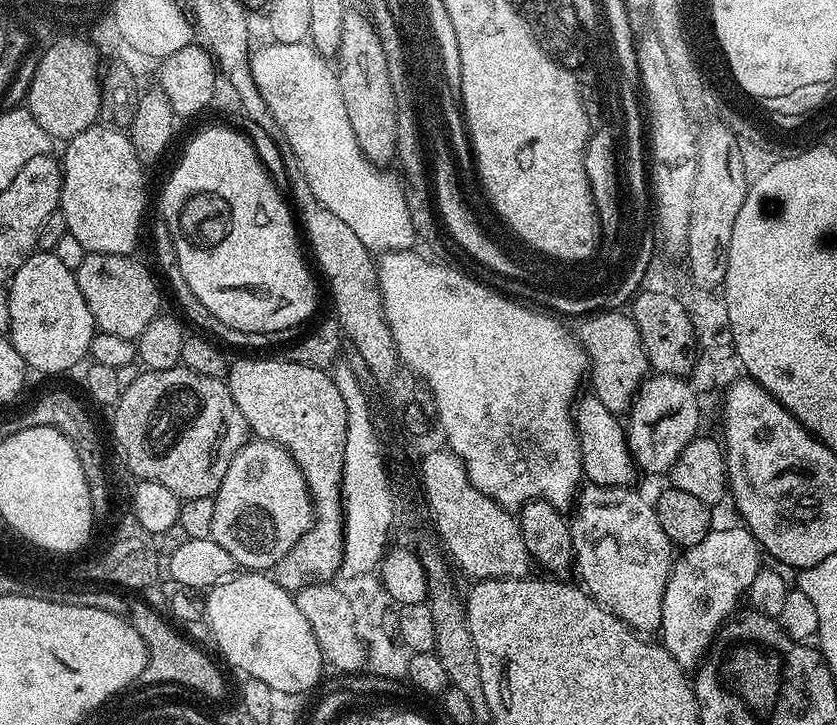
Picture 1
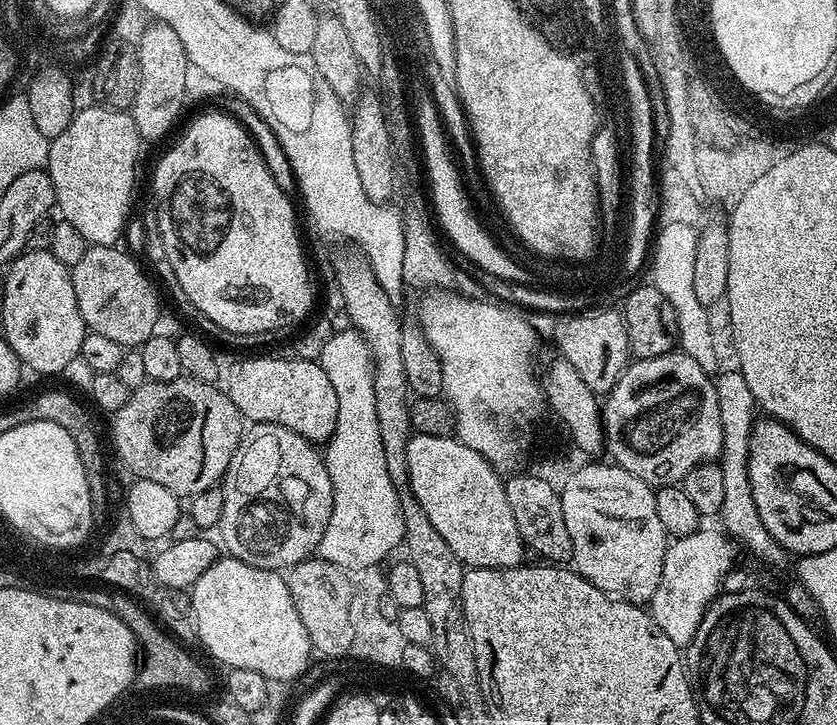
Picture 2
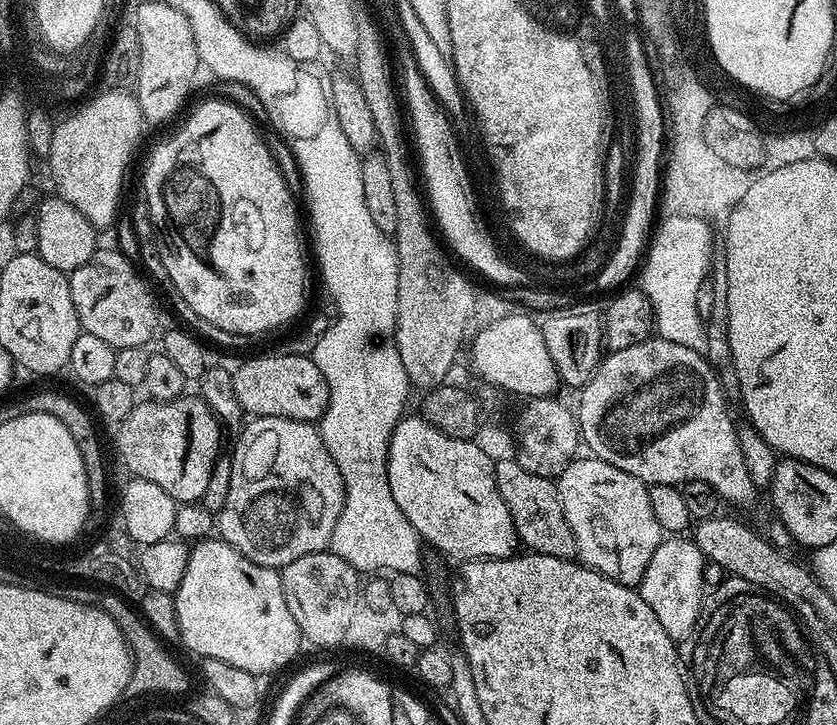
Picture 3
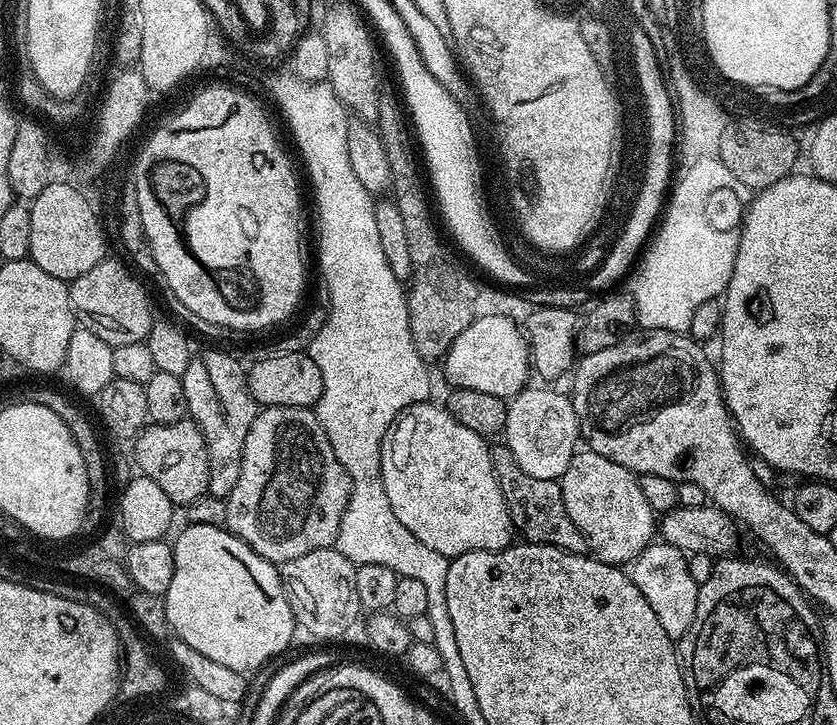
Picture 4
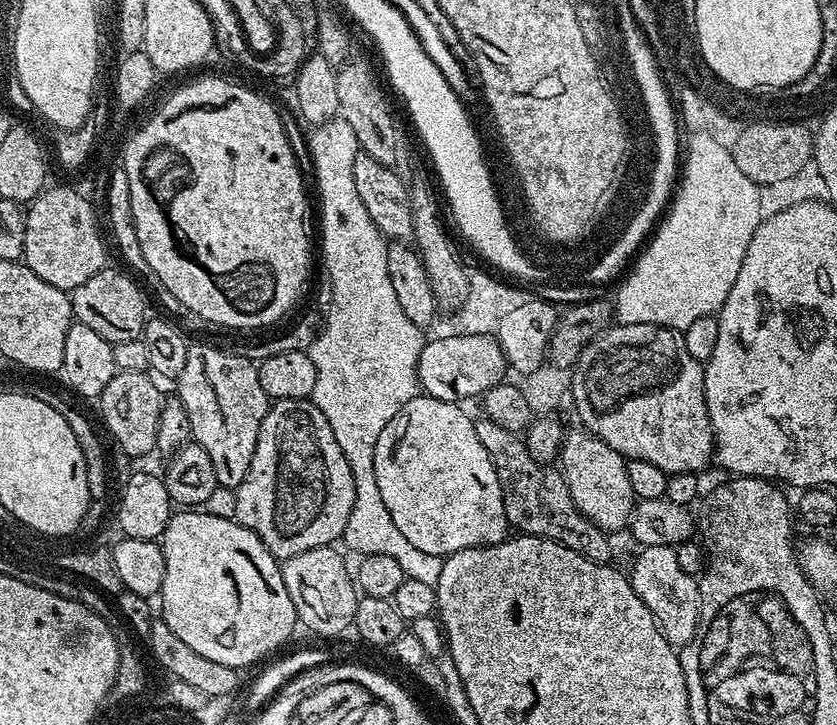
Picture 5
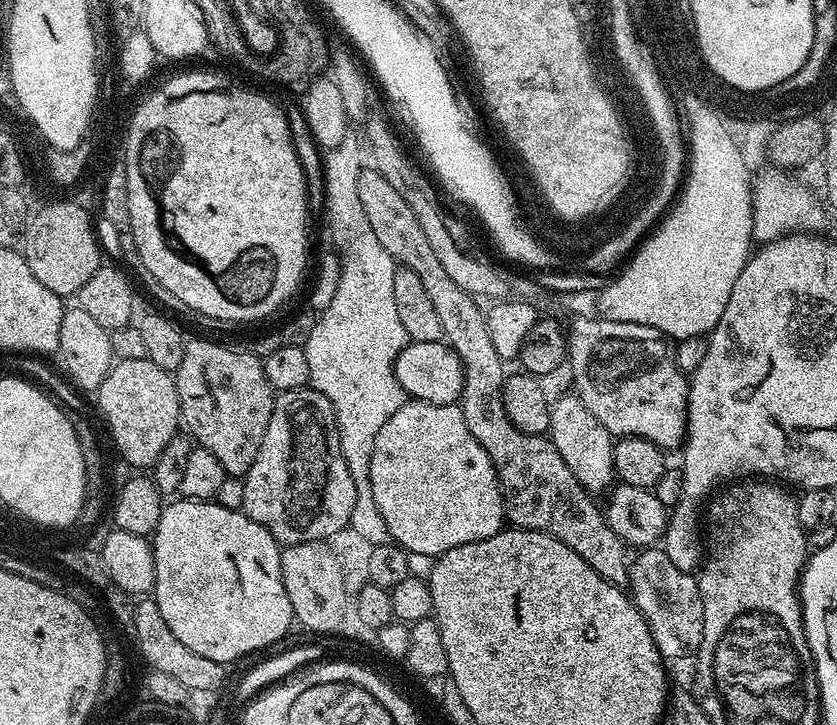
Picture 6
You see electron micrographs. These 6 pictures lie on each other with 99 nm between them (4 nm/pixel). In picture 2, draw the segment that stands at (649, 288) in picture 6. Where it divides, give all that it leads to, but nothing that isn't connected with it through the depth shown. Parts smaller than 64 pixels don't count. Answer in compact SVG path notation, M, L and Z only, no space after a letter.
M668 228L664 236L654 236L654 243L650 248L650 282L658 290L662 290L662 298L670 302L674 308L676 319L676 334L679 351L685 352L702 370L712 374L716 368L716 336L712 333L712 324L708 321L709 309L694 298L694 256L692 255L692 232L688 228Z

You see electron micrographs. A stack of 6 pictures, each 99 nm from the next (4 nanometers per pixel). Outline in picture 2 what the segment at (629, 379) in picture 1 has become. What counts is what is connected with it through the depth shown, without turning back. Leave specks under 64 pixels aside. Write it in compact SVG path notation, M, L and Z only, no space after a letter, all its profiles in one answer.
M592 308L589 312L579 310L559 317L556 324L556 340L560 343L559 355L578 370L578 375L590 390L606 394L616 379L624 373L630 363L628 335L624 325L624 313L612 308Z

